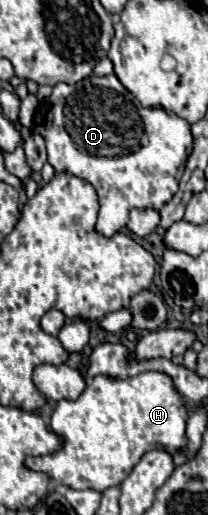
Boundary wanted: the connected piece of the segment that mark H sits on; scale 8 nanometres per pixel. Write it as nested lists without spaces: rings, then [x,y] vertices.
[[[142,372],[126,380],[96,376],[78,400],[60,400],[52,412],[50,430],[62,438],[62,448],[46,456],[30,456],[24,464],[30,470],[44,472],[50,480],[56,480],[62,486],[78,490],[92,488],[102,492],[110,486],[120,486],[146,452],[162,448],[170,454],[176,454],[176,450],[186,446],[186,418],[188,412],[180,394],[174,390],[172,380],[162,372]]]

